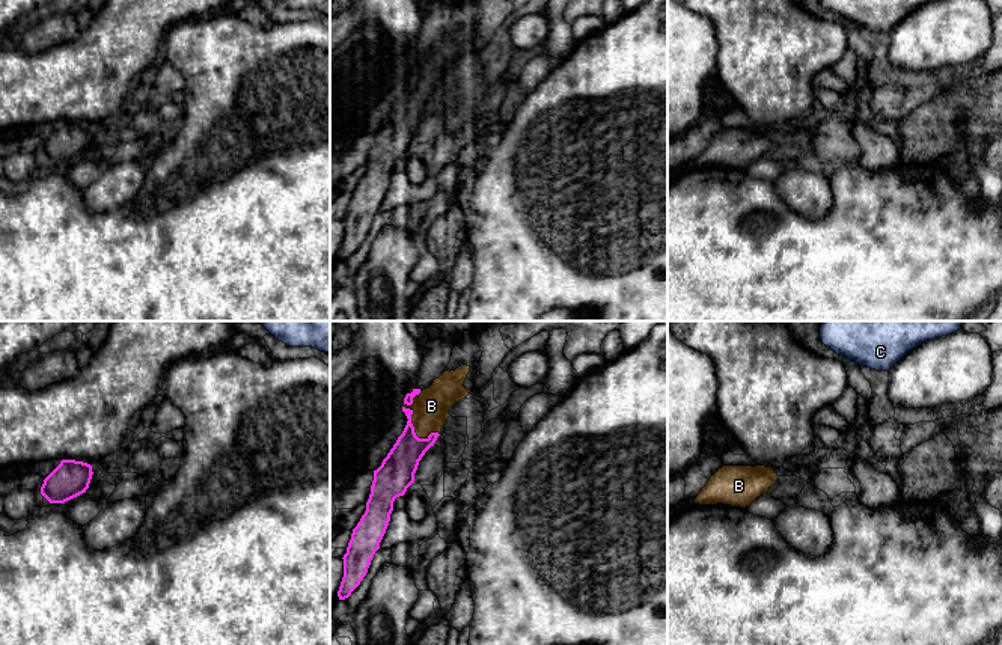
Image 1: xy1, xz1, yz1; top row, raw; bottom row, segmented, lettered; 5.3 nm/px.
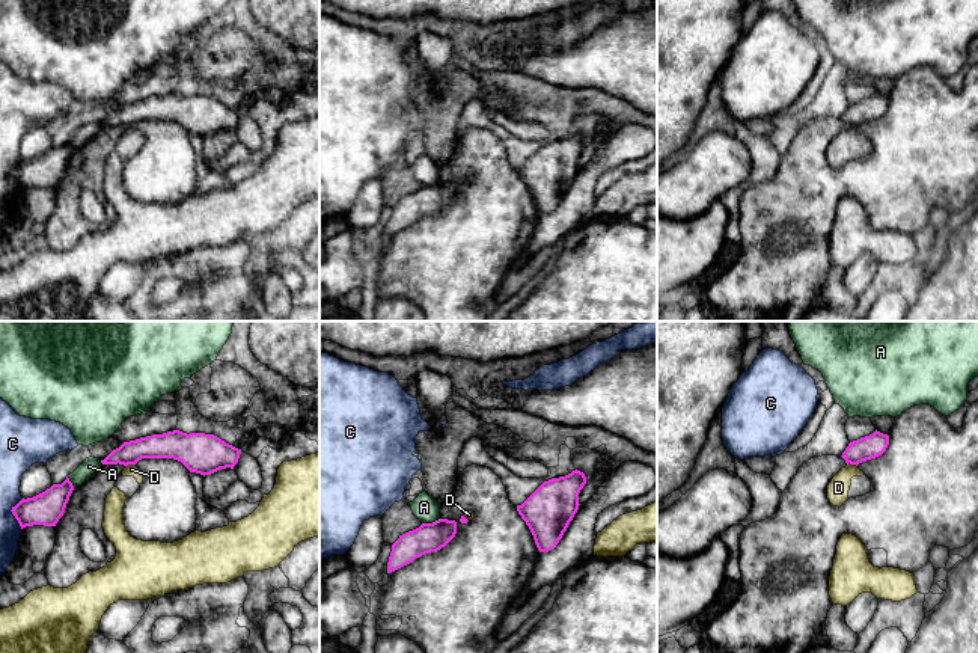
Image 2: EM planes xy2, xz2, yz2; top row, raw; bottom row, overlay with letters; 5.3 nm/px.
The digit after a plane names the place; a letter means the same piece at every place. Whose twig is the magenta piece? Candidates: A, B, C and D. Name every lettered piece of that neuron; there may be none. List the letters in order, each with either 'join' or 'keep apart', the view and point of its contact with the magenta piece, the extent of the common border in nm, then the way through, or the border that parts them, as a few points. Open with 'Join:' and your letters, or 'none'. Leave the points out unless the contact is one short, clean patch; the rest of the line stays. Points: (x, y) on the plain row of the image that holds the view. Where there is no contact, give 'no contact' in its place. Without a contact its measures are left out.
Join: B
A: keep apart; meets magenta in xz2 at (430, 186); contact 100 nm long
B: join; meets magenta in xz1 at (410, 80); contact 260 nm long; runs through xz1 (401, 125), (412, 107), (410, 80), (431, 68)
C: keep apart; meets magenta in xy2 at (12, 175); contact 170 nm long
D: keep apart; meets magenta in xy2 at (130, 125); contact 60 nm long; border along xy2 (134, 125), (125, 128)

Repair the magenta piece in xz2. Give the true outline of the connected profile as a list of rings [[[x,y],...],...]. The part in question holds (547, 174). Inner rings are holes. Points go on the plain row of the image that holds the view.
[[[580,133],[544,143],[517,173],[529,189],[539,214],[556,210],[579,172],[579,155],[586,146]]]

